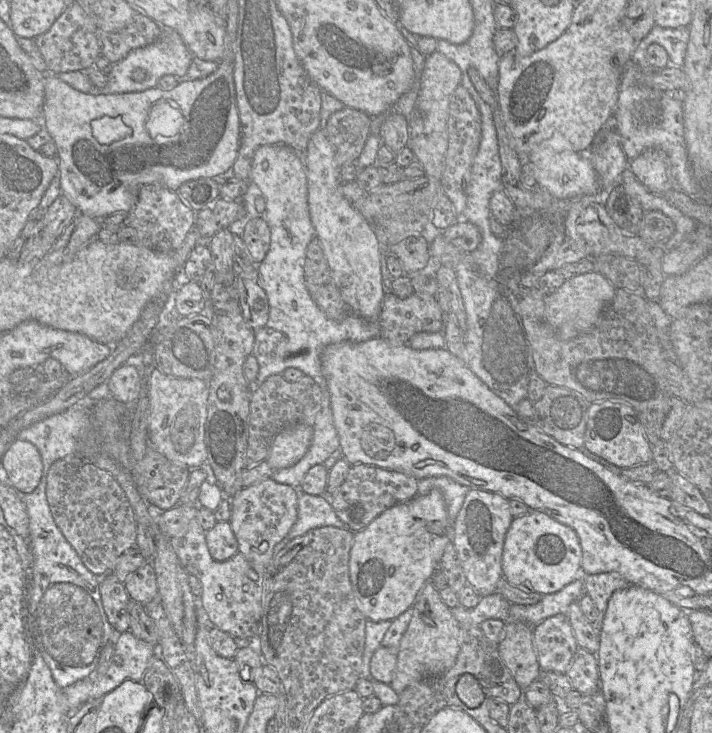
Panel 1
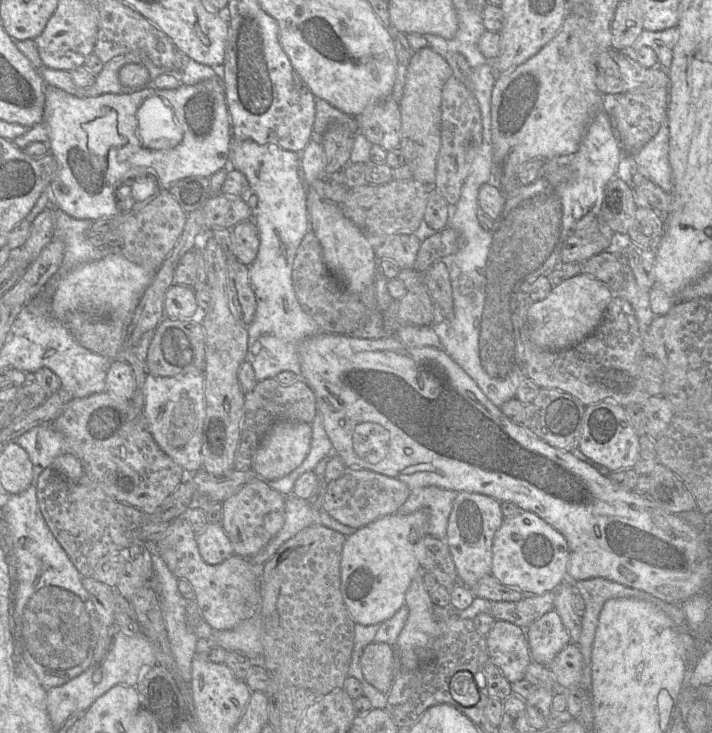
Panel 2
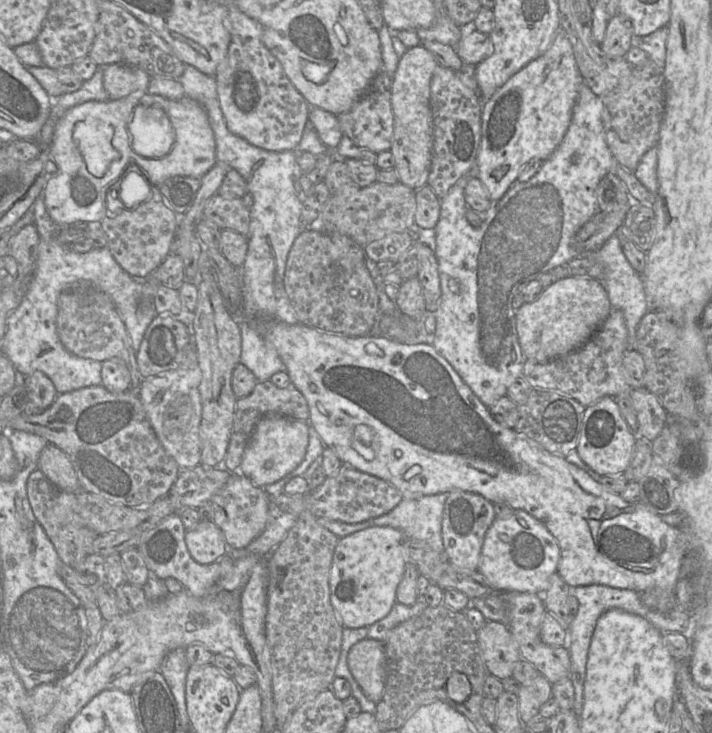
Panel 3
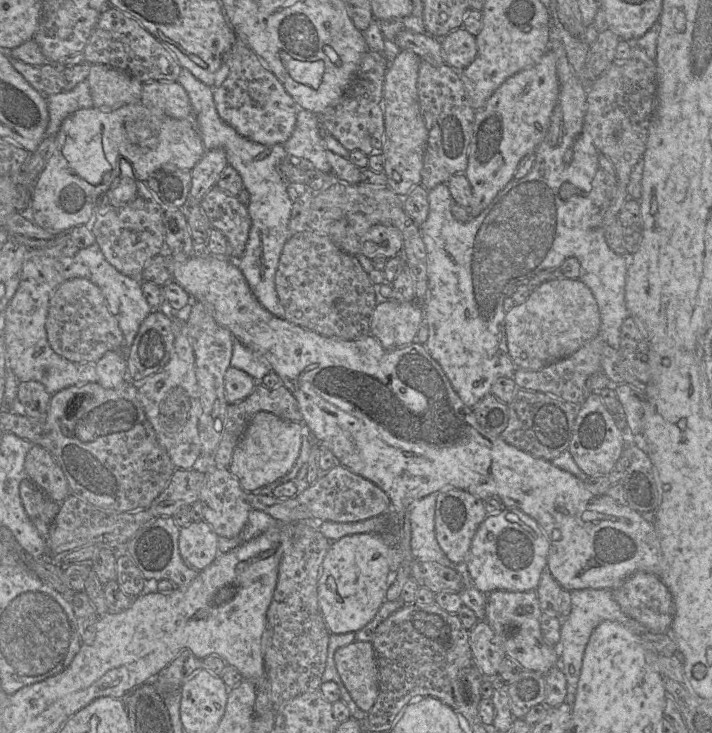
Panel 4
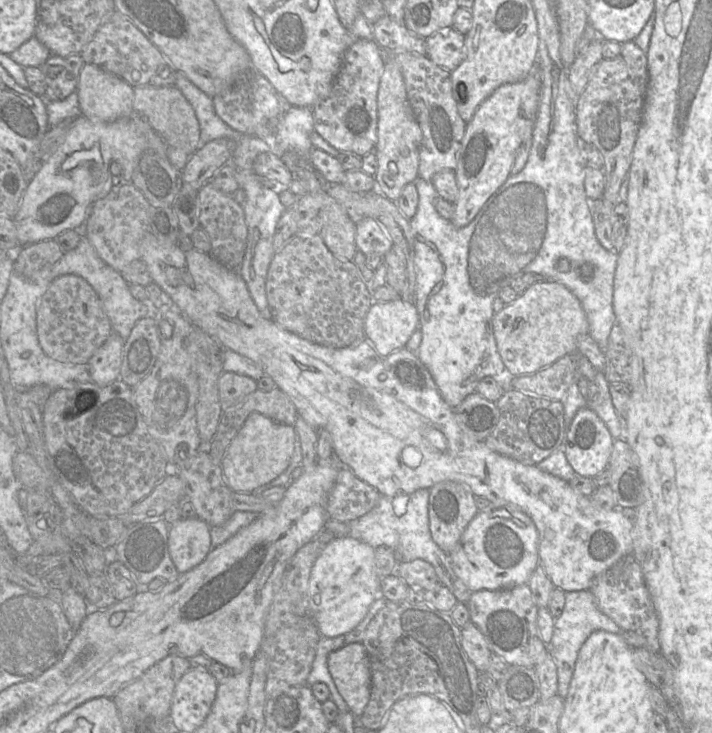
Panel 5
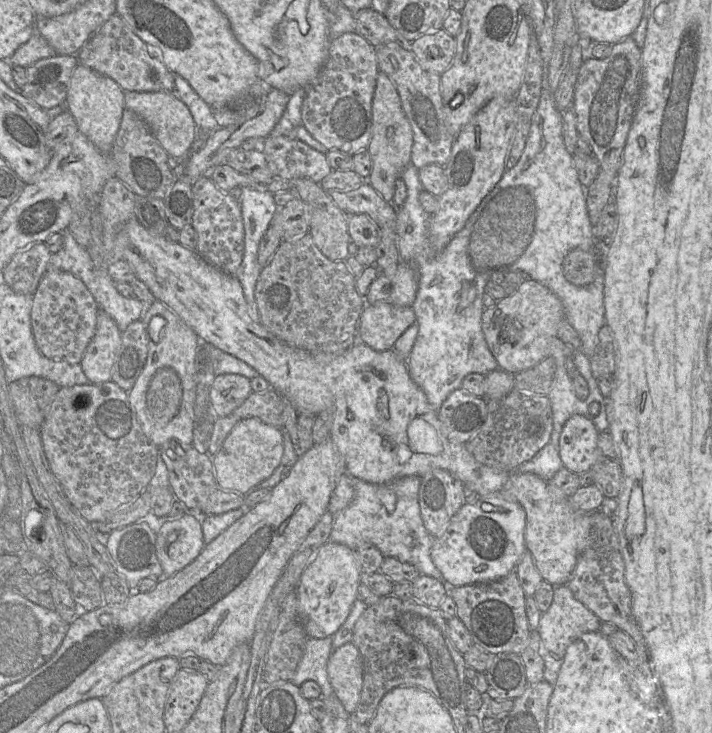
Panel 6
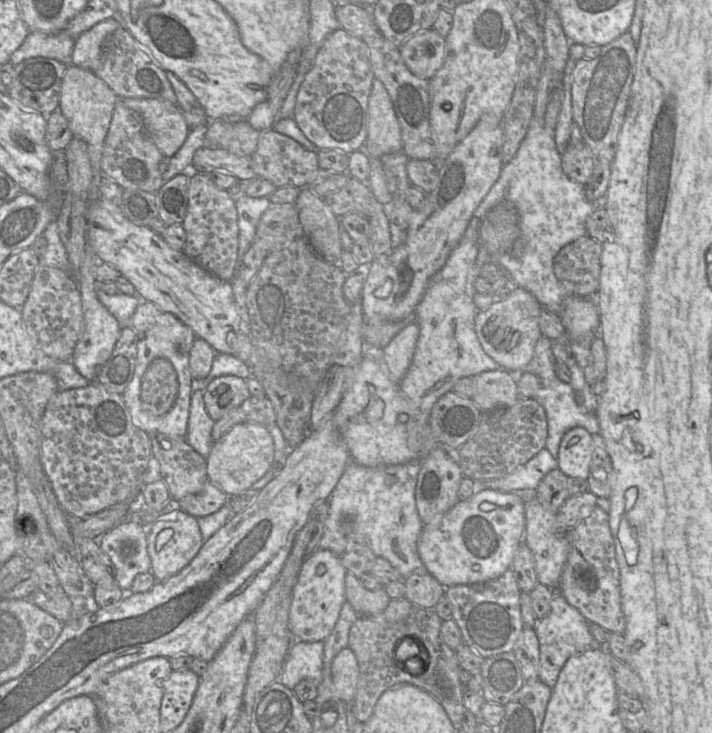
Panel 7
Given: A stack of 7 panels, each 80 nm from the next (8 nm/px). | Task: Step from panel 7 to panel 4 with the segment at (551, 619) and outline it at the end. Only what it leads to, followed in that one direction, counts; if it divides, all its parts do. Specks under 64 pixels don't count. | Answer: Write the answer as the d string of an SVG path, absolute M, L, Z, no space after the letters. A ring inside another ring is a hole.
M579 589L570 591L570 596L570 614L561 622L558 667L566 678L567 693L564 702L572 707L575 702L584 651L593 630L603 621L614 621L624 625L624 621L632 618L620 609L613 597L612 590Z

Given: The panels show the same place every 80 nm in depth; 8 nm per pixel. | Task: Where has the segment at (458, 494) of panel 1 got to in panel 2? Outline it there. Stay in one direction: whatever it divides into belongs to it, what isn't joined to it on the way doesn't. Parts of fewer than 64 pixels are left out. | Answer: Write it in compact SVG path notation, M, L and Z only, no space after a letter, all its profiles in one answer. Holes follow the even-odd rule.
M423 487L416 488L411 491L409 497L405 503L398 509L398 513L412 514L420 509L427 509L430 513L430 523L428 529L428 535L433 536L437 539L446 539L448 518L452 510L454 500L457 492L446 490L438 487Z

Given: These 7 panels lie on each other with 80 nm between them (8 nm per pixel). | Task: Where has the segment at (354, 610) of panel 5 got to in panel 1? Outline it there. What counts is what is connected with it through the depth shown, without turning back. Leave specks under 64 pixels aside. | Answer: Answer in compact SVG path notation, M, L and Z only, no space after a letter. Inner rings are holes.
M437 489L387 509L363 530L356 532L350 550L349 576L357 606L366 619L372 622L393 621L412 608L452 538L453 523L449 522L443 494Z

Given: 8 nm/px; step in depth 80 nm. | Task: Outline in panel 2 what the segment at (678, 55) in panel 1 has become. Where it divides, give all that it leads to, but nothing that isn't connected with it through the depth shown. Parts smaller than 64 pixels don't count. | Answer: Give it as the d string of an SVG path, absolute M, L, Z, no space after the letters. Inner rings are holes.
M678 27L662 31L643 30L632 45L632 48L640 46L651 48L657 56L659 66L668 69L672 62L673 49L678 42L679 37L680 31Z

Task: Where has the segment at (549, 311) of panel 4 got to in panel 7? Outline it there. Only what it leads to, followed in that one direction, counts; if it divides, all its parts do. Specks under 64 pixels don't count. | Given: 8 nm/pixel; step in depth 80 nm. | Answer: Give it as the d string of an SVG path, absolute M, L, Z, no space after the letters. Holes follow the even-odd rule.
M517 287L506 299L477 312L474 329L483 351L501 368L515 373L526 366L534 355L537 341L542 337L538 316L542 306L527 290Z

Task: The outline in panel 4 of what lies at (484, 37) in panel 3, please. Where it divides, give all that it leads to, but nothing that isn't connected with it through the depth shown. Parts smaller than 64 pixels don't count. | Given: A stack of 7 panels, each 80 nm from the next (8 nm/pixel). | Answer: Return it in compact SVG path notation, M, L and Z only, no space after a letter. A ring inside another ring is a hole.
M463 28L453 30L439 40L445 63L458 71L471 64L477 55L475 36Z

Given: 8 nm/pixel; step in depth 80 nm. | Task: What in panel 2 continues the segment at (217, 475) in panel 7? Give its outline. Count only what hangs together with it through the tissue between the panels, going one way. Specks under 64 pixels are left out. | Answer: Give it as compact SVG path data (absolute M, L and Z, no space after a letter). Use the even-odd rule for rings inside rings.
M277 421L258 446L251 469L265 481L284 477L304 461L310 450L311 439L310 424Z

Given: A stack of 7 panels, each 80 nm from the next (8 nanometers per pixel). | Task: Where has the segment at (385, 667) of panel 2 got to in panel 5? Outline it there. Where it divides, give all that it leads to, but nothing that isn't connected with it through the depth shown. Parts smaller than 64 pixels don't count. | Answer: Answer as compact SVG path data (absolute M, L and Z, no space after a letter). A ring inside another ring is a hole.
M361 642L345 644L330 653L328 670L350 712L360 717L370 699L371 668Z

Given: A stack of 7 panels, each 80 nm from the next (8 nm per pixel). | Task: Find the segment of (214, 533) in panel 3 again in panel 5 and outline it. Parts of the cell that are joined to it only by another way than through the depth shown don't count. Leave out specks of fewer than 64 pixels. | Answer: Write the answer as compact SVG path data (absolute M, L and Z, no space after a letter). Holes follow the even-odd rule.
M198 517L169 524L168 549L179 574L191 570L212 549L210 526Z

